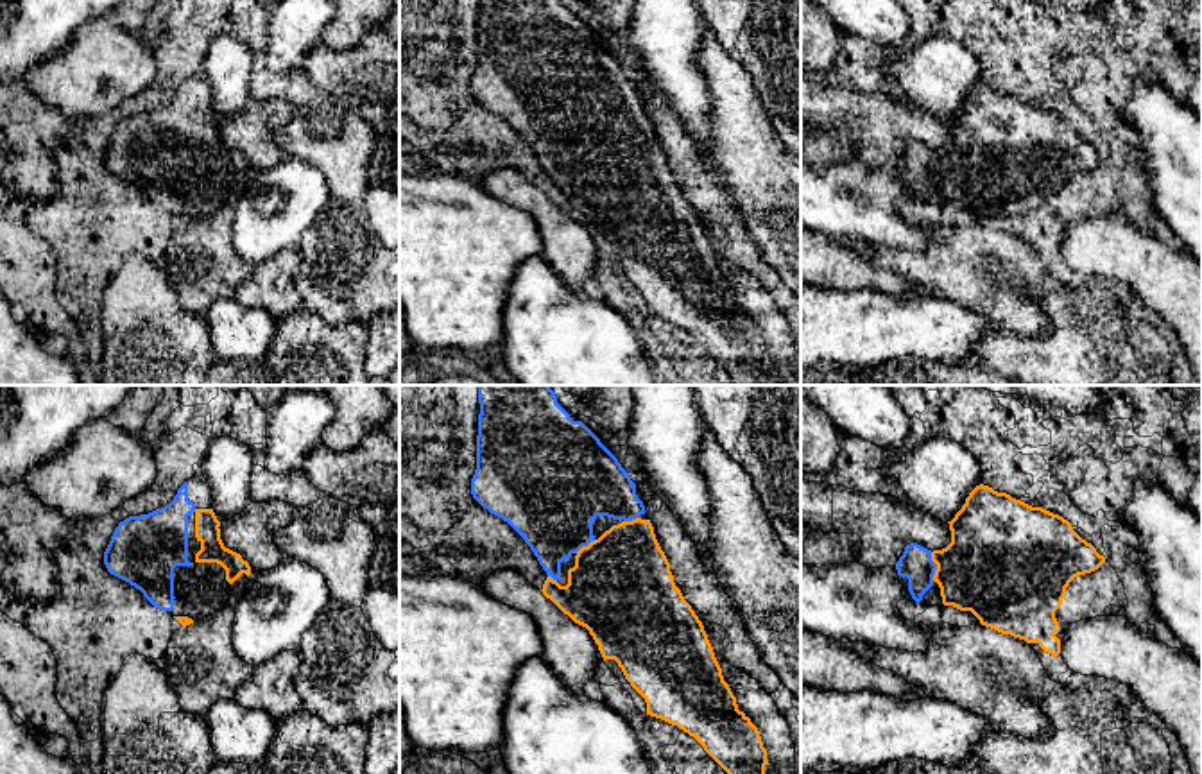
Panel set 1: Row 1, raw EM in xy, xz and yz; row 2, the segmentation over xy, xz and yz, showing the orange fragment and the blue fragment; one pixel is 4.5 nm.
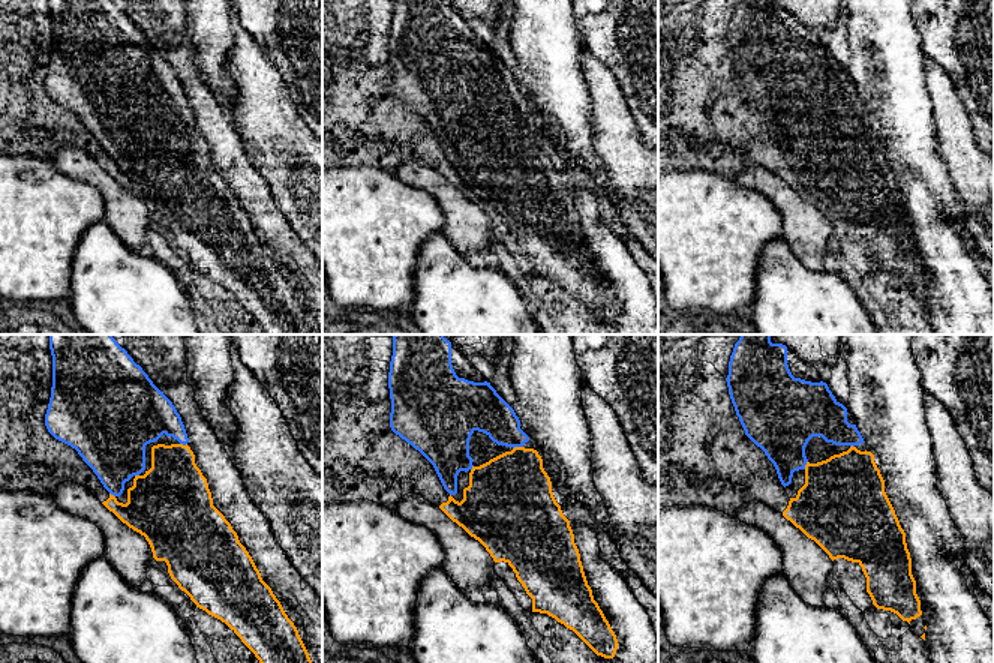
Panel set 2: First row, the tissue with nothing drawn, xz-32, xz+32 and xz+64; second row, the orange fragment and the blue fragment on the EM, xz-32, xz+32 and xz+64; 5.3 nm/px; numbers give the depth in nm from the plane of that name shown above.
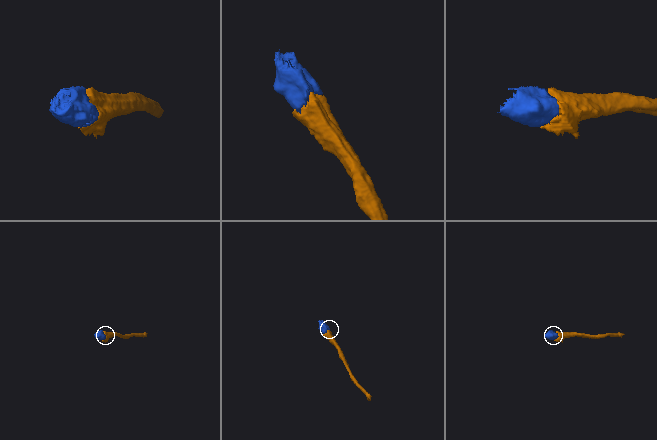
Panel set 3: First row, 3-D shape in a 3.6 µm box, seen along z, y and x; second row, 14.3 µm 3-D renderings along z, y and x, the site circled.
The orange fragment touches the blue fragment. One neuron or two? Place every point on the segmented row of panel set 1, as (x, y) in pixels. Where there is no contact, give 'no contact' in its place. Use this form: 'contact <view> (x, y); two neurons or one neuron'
contact yz (937, 567); one neuron

